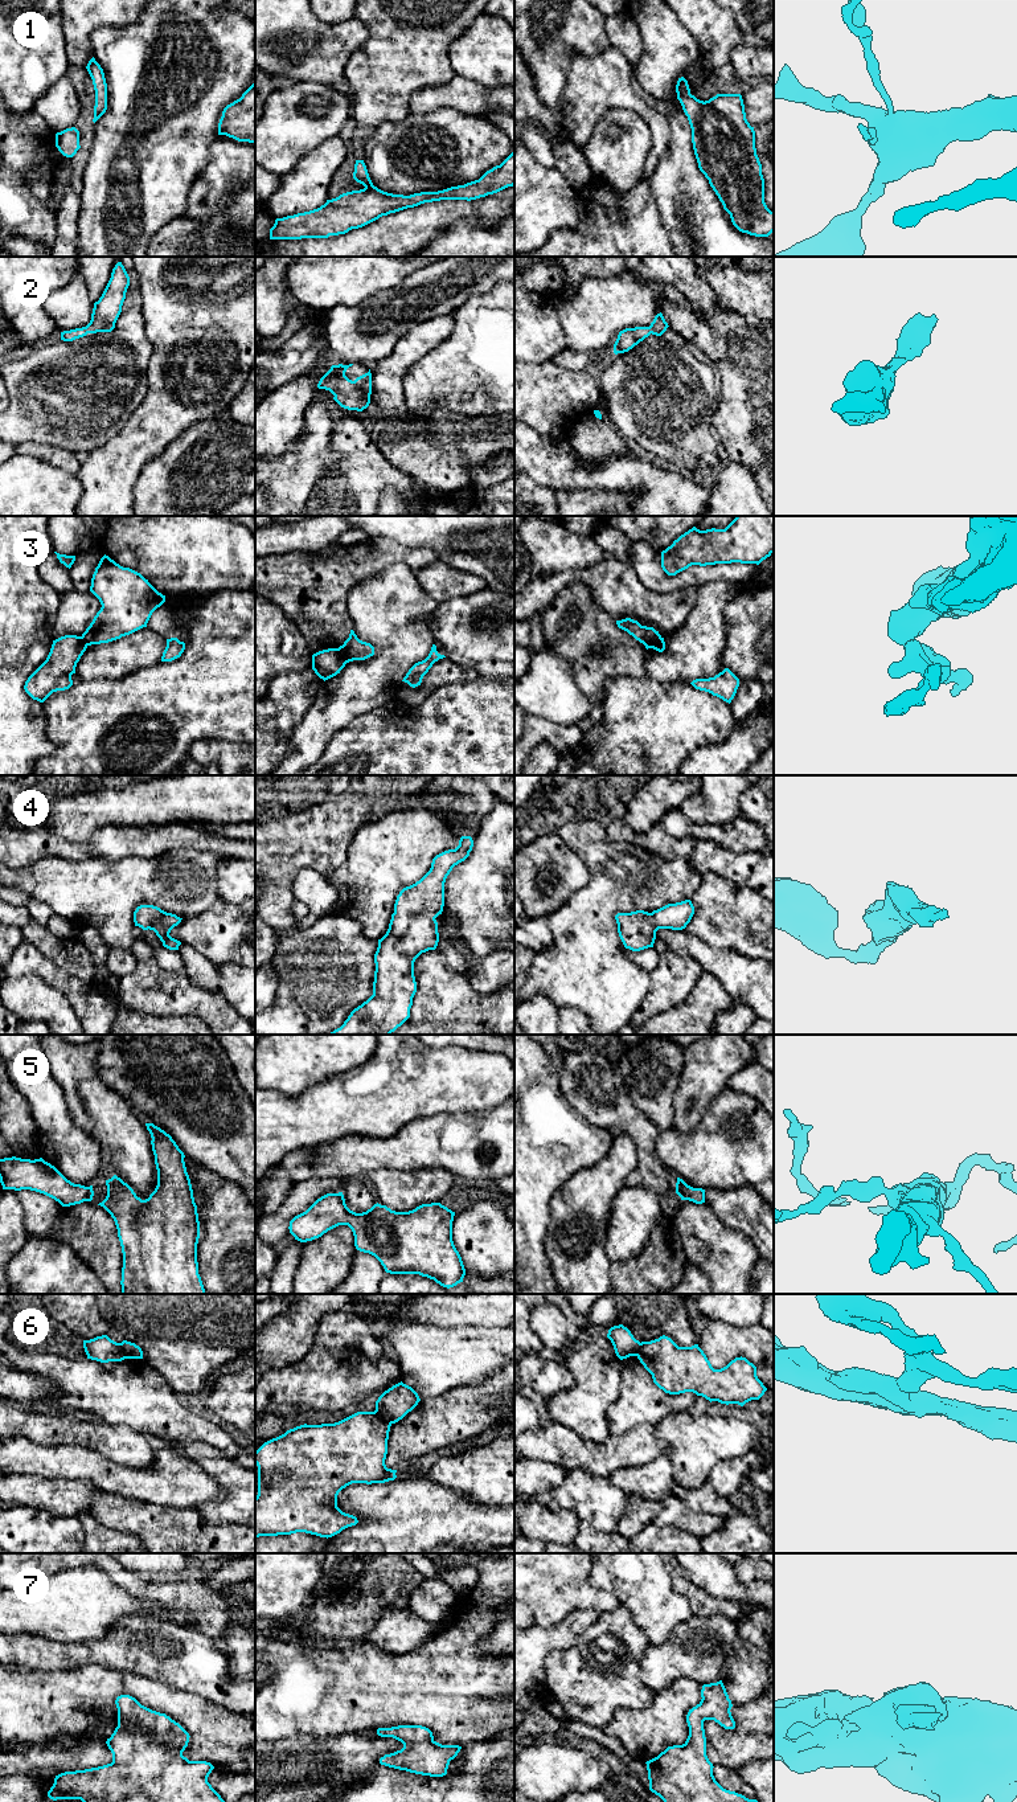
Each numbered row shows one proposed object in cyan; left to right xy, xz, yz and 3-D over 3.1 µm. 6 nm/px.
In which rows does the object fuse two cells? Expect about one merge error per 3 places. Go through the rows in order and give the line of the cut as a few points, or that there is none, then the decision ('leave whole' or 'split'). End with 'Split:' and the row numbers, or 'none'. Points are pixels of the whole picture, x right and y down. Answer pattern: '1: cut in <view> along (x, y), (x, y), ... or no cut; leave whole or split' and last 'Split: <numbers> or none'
1: no cut; leave whole
2: no cut; leave whole
3: cut in xz along (336, 648), (347, 662); split
4: no cut; leave whole
5: no cut; leave whole
6: cut in xz along (374, 1411), (390, 1425); split
7: no cut; leave whole
Split: 3, 6

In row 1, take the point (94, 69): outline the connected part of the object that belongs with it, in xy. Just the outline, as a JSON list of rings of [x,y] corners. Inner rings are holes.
[[[93,57],[86,66],[95,90],[94,119],[95,123],[107,110],[107,83],[103,69]]]

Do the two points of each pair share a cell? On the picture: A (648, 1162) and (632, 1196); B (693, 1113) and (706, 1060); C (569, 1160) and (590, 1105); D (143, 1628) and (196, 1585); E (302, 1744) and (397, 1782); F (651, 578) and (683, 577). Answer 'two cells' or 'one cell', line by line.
A: two cells
B: one cell
C: two cells
D: two cells
E: two cells
F: one cell

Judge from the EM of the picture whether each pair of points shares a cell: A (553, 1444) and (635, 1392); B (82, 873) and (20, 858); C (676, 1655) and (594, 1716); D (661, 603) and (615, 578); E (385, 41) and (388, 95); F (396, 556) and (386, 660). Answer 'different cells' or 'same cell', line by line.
A: different cells
B: different cells
C: different cells
D: same cell
E: same cell
F: different cells

